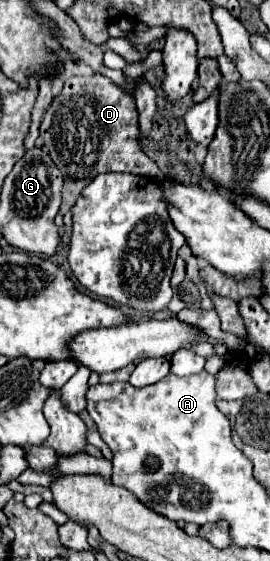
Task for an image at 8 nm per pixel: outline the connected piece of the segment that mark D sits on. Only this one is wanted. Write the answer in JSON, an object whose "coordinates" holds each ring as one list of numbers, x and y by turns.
{"coordinates":[[102,74,92,76,70,76,64,82,62,92,52,100,44,112,40,124,40,138,50,152,64,176,62,206,60,212,66,214,74,200,80,196,82,188,94,180,94,176,104,172,130,172,138,176,150,176,152,180,162,180,162,172,156,162,152,162,136,142,138,136,138,112,134,96,122,92]]}

